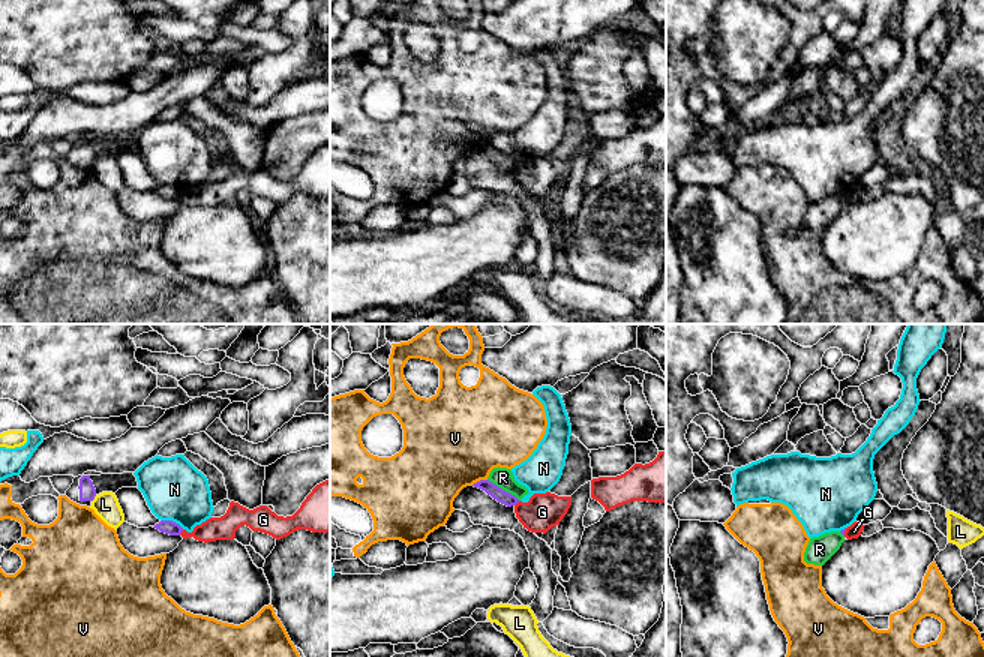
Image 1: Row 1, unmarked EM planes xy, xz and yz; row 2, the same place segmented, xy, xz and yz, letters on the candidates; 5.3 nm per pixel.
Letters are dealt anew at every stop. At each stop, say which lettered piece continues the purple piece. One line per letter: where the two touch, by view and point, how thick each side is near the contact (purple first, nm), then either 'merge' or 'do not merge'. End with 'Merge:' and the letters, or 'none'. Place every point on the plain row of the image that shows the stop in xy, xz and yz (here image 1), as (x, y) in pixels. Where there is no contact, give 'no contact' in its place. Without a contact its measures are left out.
G: contact xy (180, 197); calibres 80 and 130 nm; do not merge
L: contact xy (93, 162); calibres 90 and 140 nm; do not merge
N: contact xy (173, 186); calibres 80 and 320 nm; do not merge
R: contact xz (504, 155); calibres 70 and 110 nm; do not merge
V: contact xz (480, 144); calibres 70 and 500 nm; do not merge
Merge: none

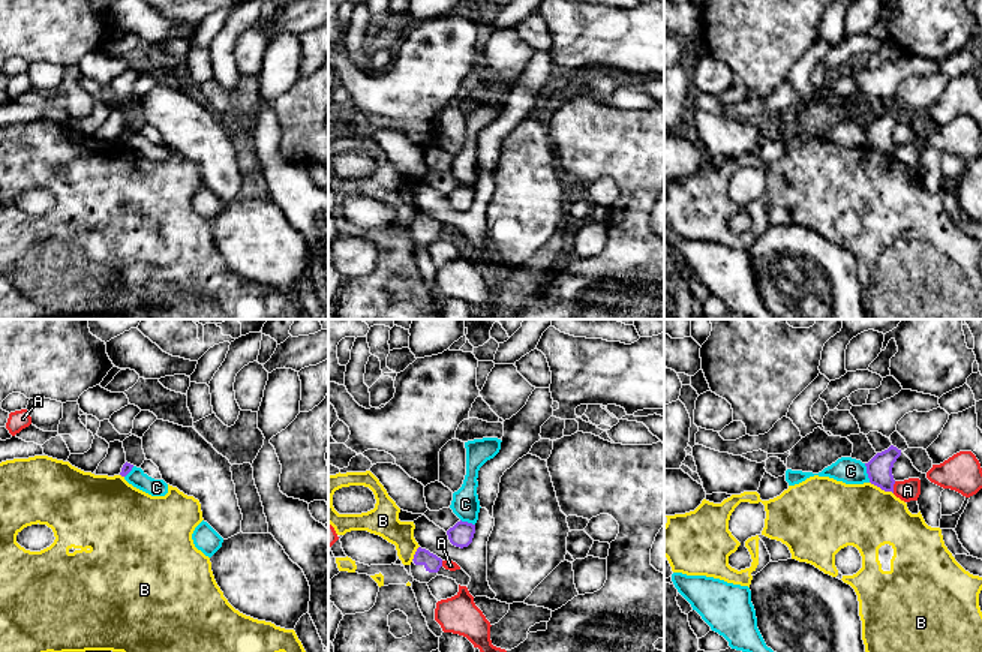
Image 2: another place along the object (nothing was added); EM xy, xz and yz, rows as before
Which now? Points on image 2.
A: contact yz (892, 152); calibres 140 and 120 nm; do not merge
B: contact yz (882, 153); calibres 140 and 340 nm; do not merge
C: contact yz (867, 137); calibres 140 and 140 nm; do not merge
Merge: none

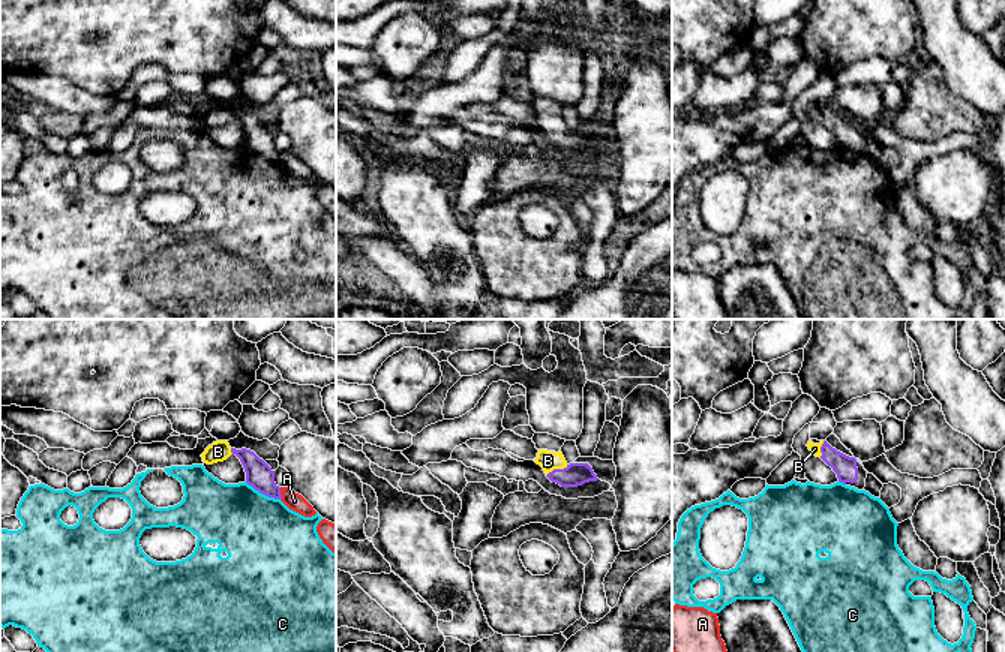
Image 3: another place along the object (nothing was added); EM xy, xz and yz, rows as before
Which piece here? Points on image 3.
A: contact xy (279, 158); calibres 140 and 90 nm; do not merge
B: contact xz (557, 134); calibres 130 and 100 nm; merge
C: contact xy (263, 158); calibres 140 and 420 nm; do not merge
Merge: B

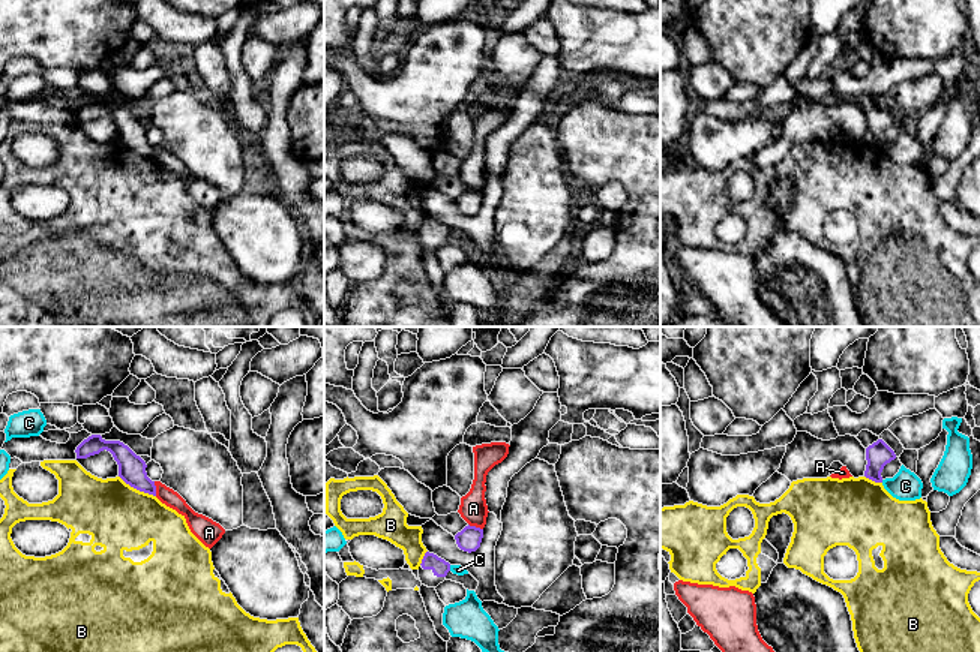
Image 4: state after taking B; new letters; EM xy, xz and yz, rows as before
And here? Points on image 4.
A: contact xy (155, 153); calibres 140 and 90 nm; do not merge
B: contact xy (137, 153); calibres 140 and 360 nm; do not merge
C: contact xz (449, 233); calibres 90 and 50 nm; do not merge
Merge: none

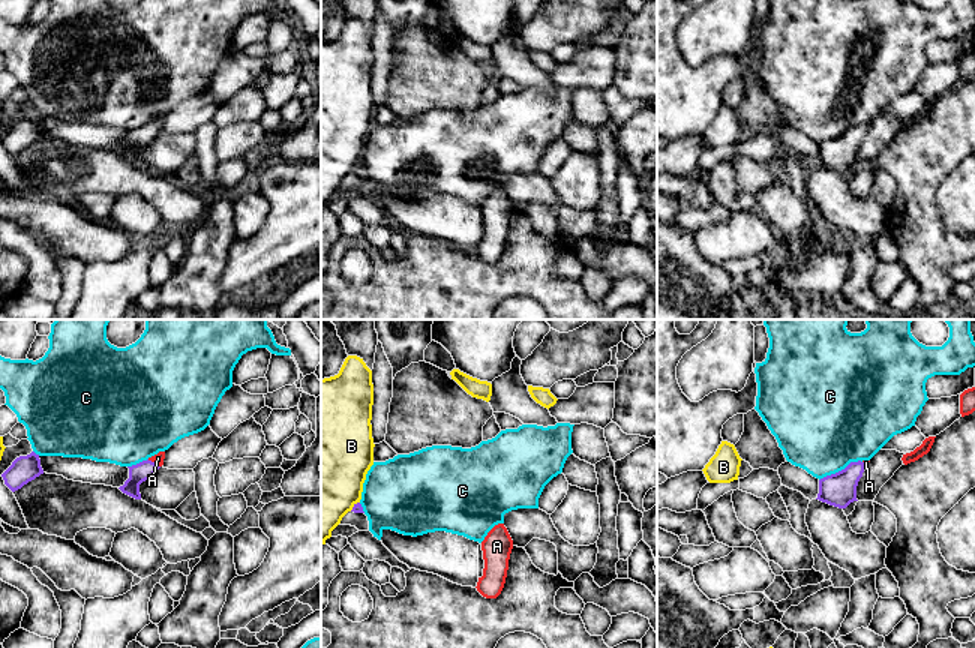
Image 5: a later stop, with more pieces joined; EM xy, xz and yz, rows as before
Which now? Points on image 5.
A: contact xy (153, 126); calibres 100 and 50 nm; merge
B: contact xz (354, 170); calibres 50 and 460 nm; do not merge
C: contact yz (842, 134); calibres 180 and 480 nm; do not merge
Merge: A

